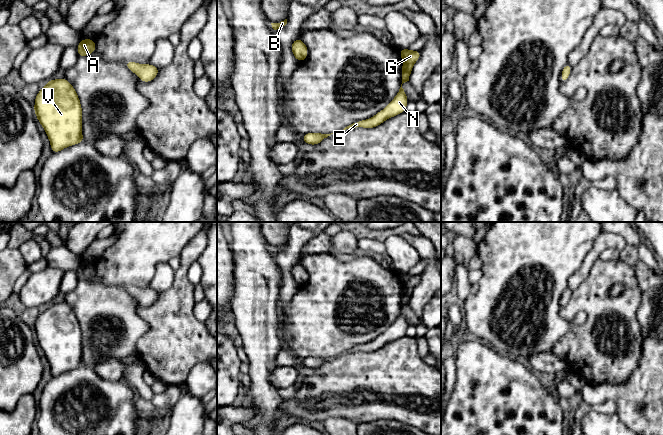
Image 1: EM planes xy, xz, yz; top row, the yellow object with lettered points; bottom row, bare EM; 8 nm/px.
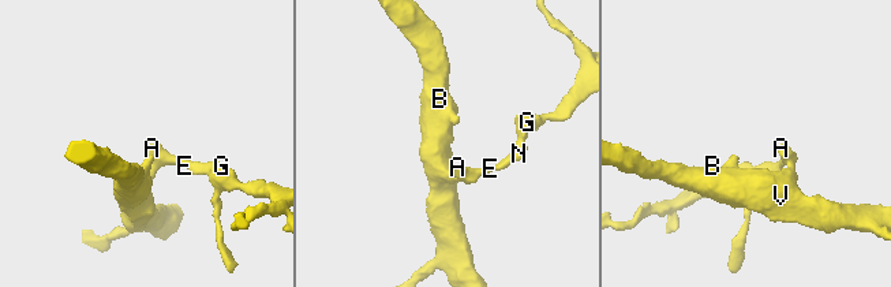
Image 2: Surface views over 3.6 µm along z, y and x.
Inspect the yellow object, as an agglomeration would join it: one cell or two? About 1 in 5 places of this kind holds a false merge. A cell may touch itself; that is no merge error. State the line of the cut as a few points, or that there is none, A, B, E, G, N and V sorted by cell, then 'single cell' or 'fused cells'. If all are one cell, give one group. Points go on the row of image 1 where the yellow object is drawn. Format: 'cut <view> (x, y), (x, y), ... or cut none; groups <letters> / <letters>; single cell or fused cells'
cut none; groups A B E G N V; single cell

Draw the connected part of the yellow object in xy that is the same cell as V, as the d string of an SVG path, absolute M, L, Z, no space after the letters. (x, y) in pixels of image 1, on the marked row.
M64 78L49 80L35 98L34 111L43 126L53 153L84 141L82 136L82 108L74 87Z

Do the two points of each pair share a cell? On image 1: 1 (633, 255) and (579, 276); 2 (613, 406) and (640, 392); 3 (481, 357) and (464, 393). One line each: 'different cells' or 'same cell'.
1: different cells
2: different cells
3: same cell

